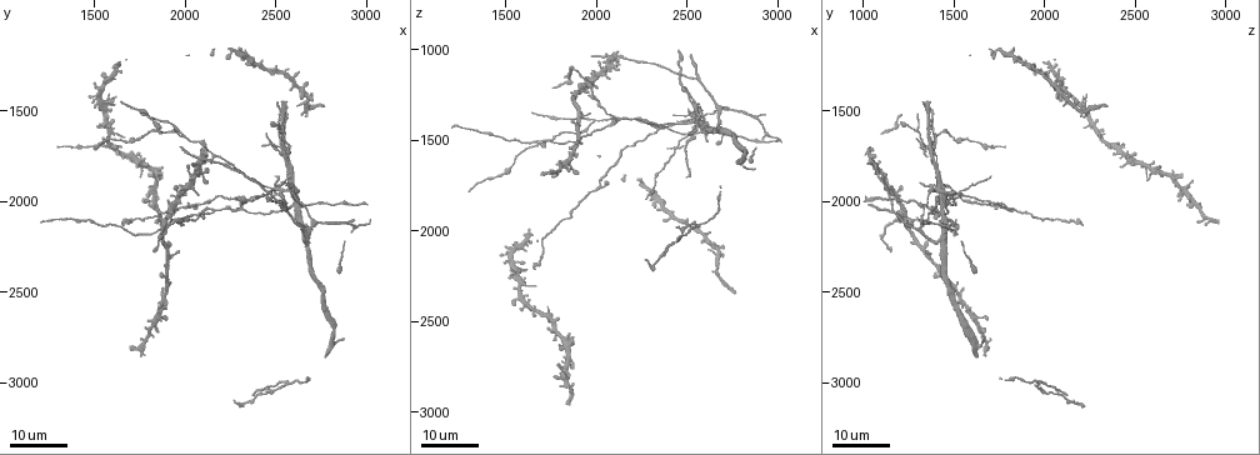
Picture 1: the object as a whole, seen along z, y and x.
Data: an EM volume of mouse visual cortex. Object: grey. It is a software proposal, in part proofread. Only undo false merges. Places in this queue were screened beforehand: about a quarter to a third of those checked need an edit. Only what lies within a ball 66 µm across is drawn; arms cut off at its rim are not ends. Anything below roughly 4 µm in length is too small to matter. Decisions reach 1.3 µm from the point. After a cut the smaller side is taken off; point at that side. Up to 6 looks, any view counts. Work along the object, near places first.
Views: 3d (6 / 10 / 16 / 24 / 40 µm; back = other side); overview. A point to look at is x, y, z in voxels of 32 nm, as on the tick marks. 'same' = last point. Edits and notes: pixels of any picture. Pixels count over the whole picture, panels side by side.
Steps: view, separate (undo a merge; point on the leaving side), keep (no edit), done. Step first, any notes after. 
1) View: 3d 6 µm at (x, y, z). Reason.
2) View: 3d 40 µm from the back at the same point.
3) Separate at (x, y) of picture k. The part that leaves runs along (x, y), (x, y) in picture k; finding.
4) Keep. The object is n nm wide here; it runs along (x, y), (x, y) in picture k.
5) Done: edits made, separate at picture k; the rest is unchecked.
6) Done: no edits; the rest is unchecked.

View: 3d 16 µm at (2680, 2160, 1300). Three-way junction.

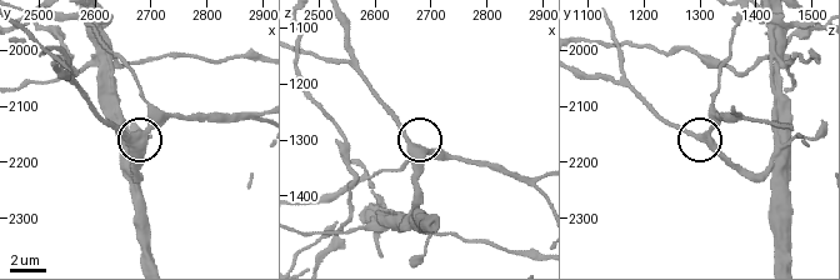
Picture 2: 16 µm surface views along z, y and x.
View: 3d 6 µm at (2680, 2155, 1315).

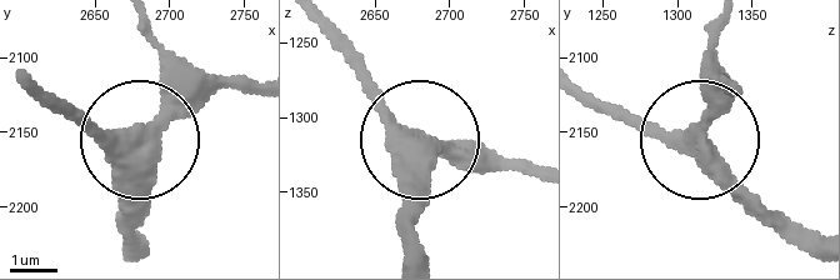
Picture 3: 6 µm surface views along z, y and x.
View: 3d 6 µm from the back at (2676, 2152, 1314). Other side.

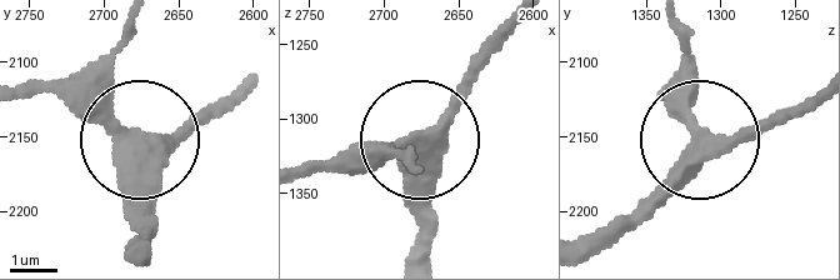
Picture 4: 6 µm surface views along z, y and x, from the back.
Keep. It runs along (425, 256), (421, 140), (346, 169) in picture 4; continuous, no second cell.

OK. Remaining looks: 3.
View: 3d 16 µm at (2300, 2020, 1400).

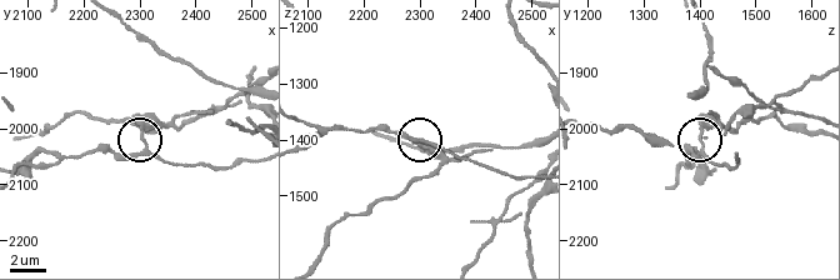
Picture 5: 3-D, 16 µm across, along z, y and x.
View: 3d 10 µm at (2305, 2040, 1405).

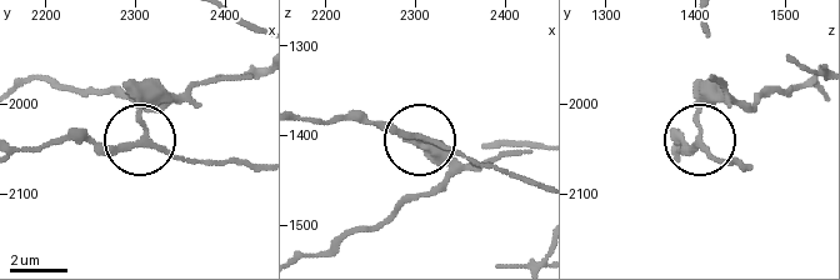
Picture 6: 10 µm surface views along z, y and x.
Separate at (165, 93) of picture 6. 3 arms meet here; a second cell is stuck on.

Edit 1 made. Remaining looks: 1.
Done: edits made, separate at picture 6; the rest is unchecked.

